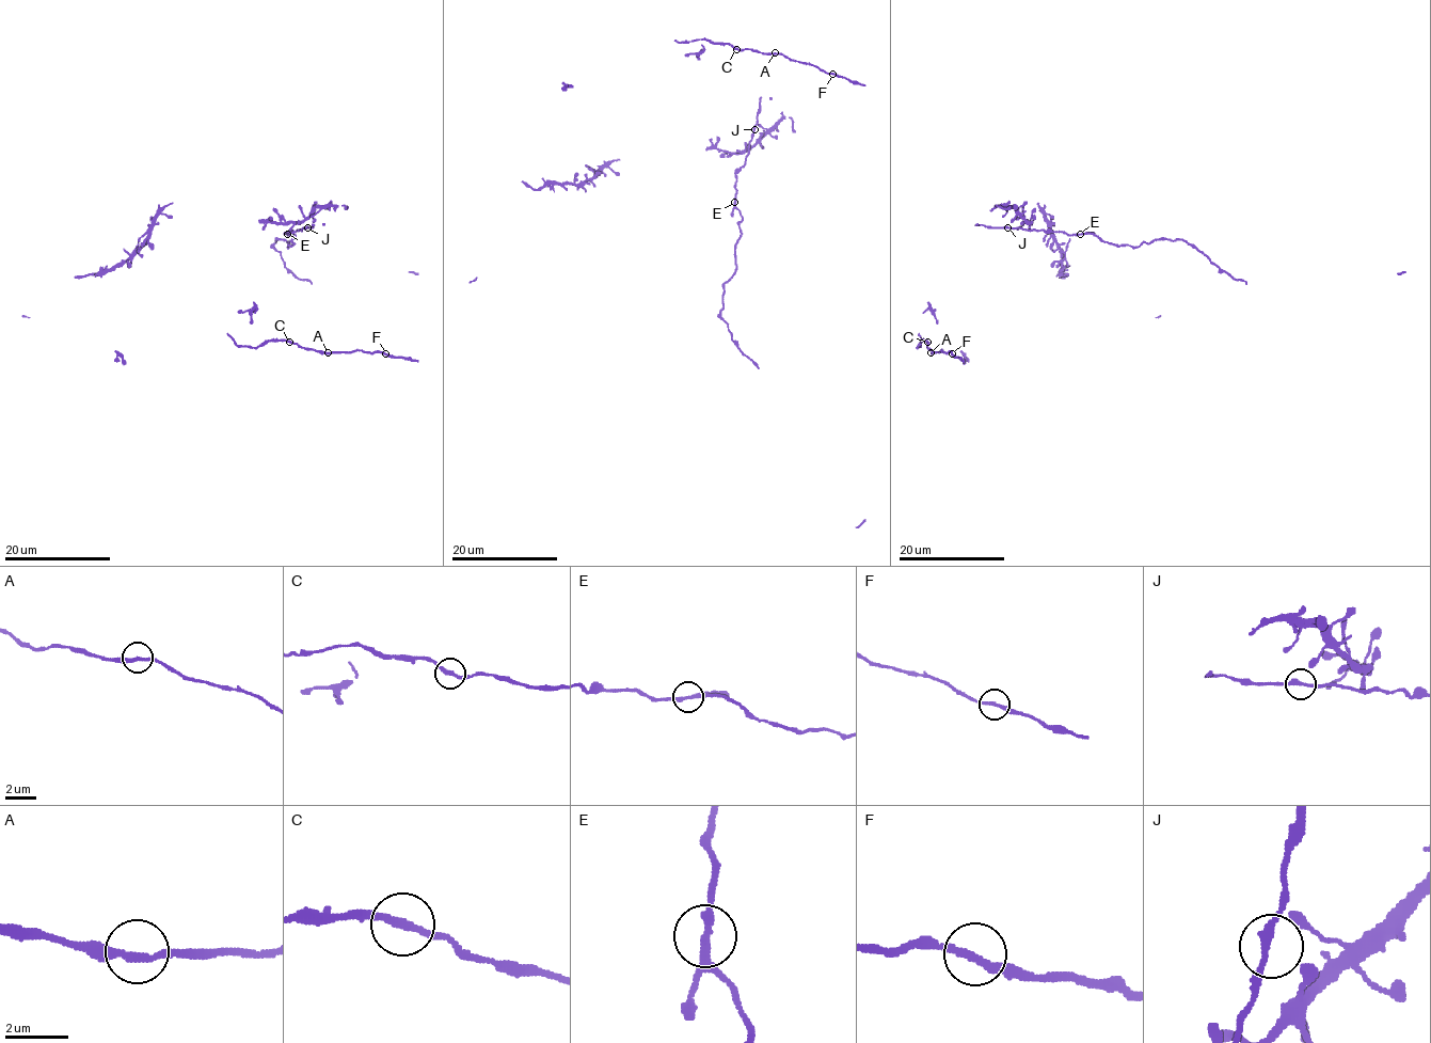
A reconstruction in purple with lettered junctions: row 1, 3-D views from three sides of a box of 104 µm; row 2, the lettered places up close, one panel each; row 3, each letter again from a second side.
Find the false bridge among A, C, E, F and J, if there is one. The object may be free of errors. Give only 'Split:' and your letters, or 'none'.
Split: none

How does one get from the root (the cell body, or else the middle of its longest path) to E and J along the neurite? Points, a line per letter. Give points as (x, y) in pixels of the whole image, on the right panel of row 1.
E: (1055, 232), (1080, 234)
J: (1055, 232), (1007, 227)

